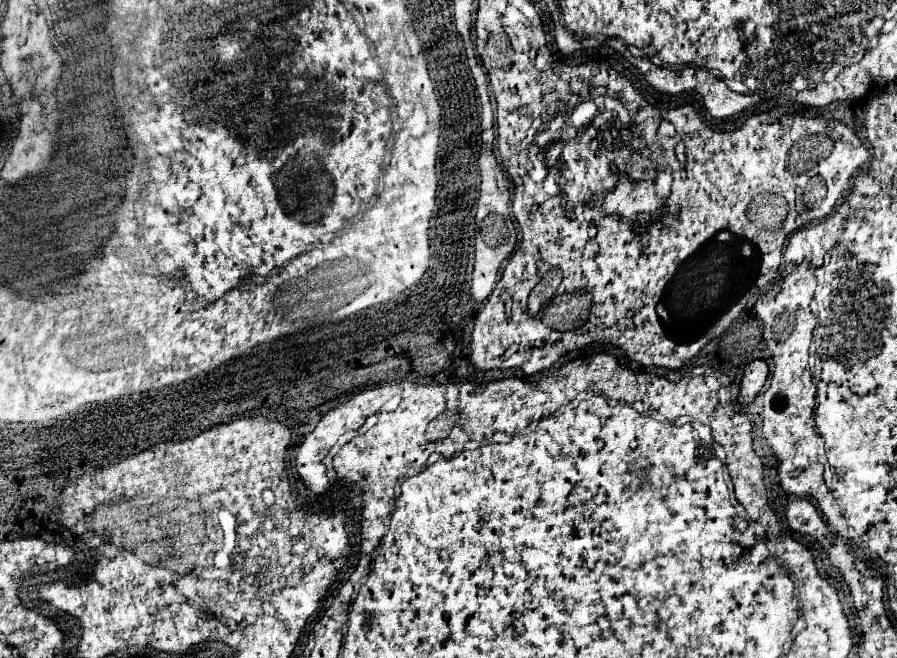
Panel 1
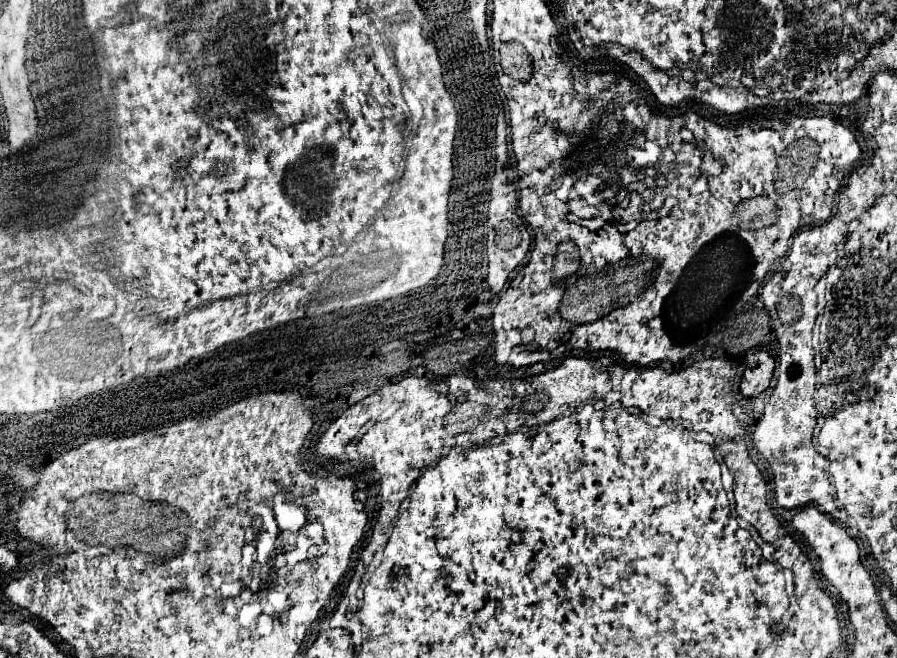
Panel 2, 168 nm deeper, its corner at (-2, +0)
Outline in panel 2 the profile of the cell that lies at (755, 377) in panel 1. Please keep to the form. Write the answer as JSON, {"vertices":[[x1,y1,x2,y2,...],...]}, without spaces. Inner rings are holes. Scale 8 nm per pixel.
{"vertices":[[760,352,760,364,756,368,746,368,740,382,740,392,748,398,758,396,768,388,772,372,774,372,774,358,768,352]]}

